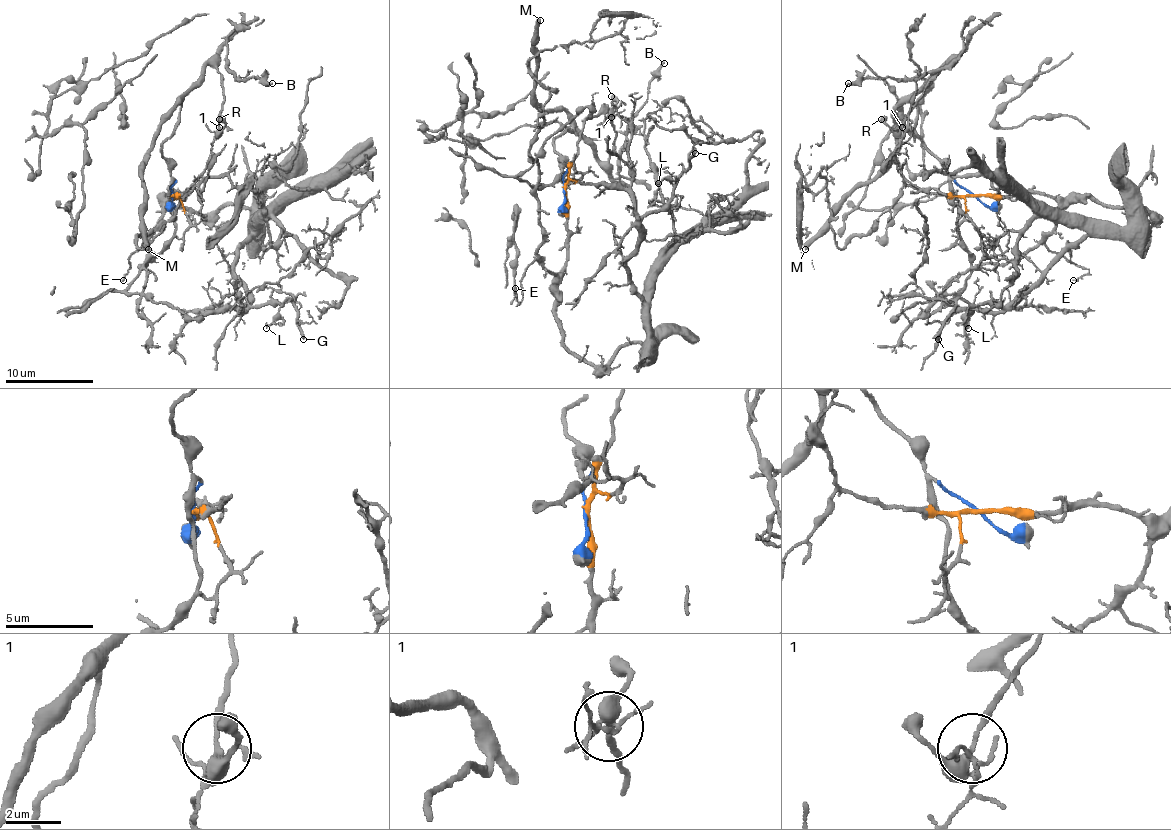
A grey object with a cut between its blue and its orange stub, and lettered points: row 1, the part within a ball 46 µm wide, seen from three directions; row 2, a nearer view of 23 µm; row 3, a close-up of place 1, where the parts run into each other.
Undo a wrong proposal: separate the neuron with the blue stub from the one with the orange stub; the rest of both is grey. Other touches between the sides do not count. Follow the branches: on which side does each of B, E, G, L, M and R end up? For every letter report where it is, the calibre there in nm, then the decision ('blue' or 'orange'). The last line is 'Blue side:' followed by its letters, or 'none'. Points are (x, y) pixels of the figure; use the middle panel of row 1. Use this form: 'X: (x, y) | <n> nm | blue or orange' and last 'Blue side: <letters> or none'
B: (664, 63) | 240 nm | blue
E: (515, 288) | 130 nm | orange
G: (695, 153) | 240 nm | orange
L: (658, 183) | 180 nm | orange
M: (540, 20) | 400 nm | blue
R: (611, 96) | 480 nm | blue
Blue side: B, M, R

